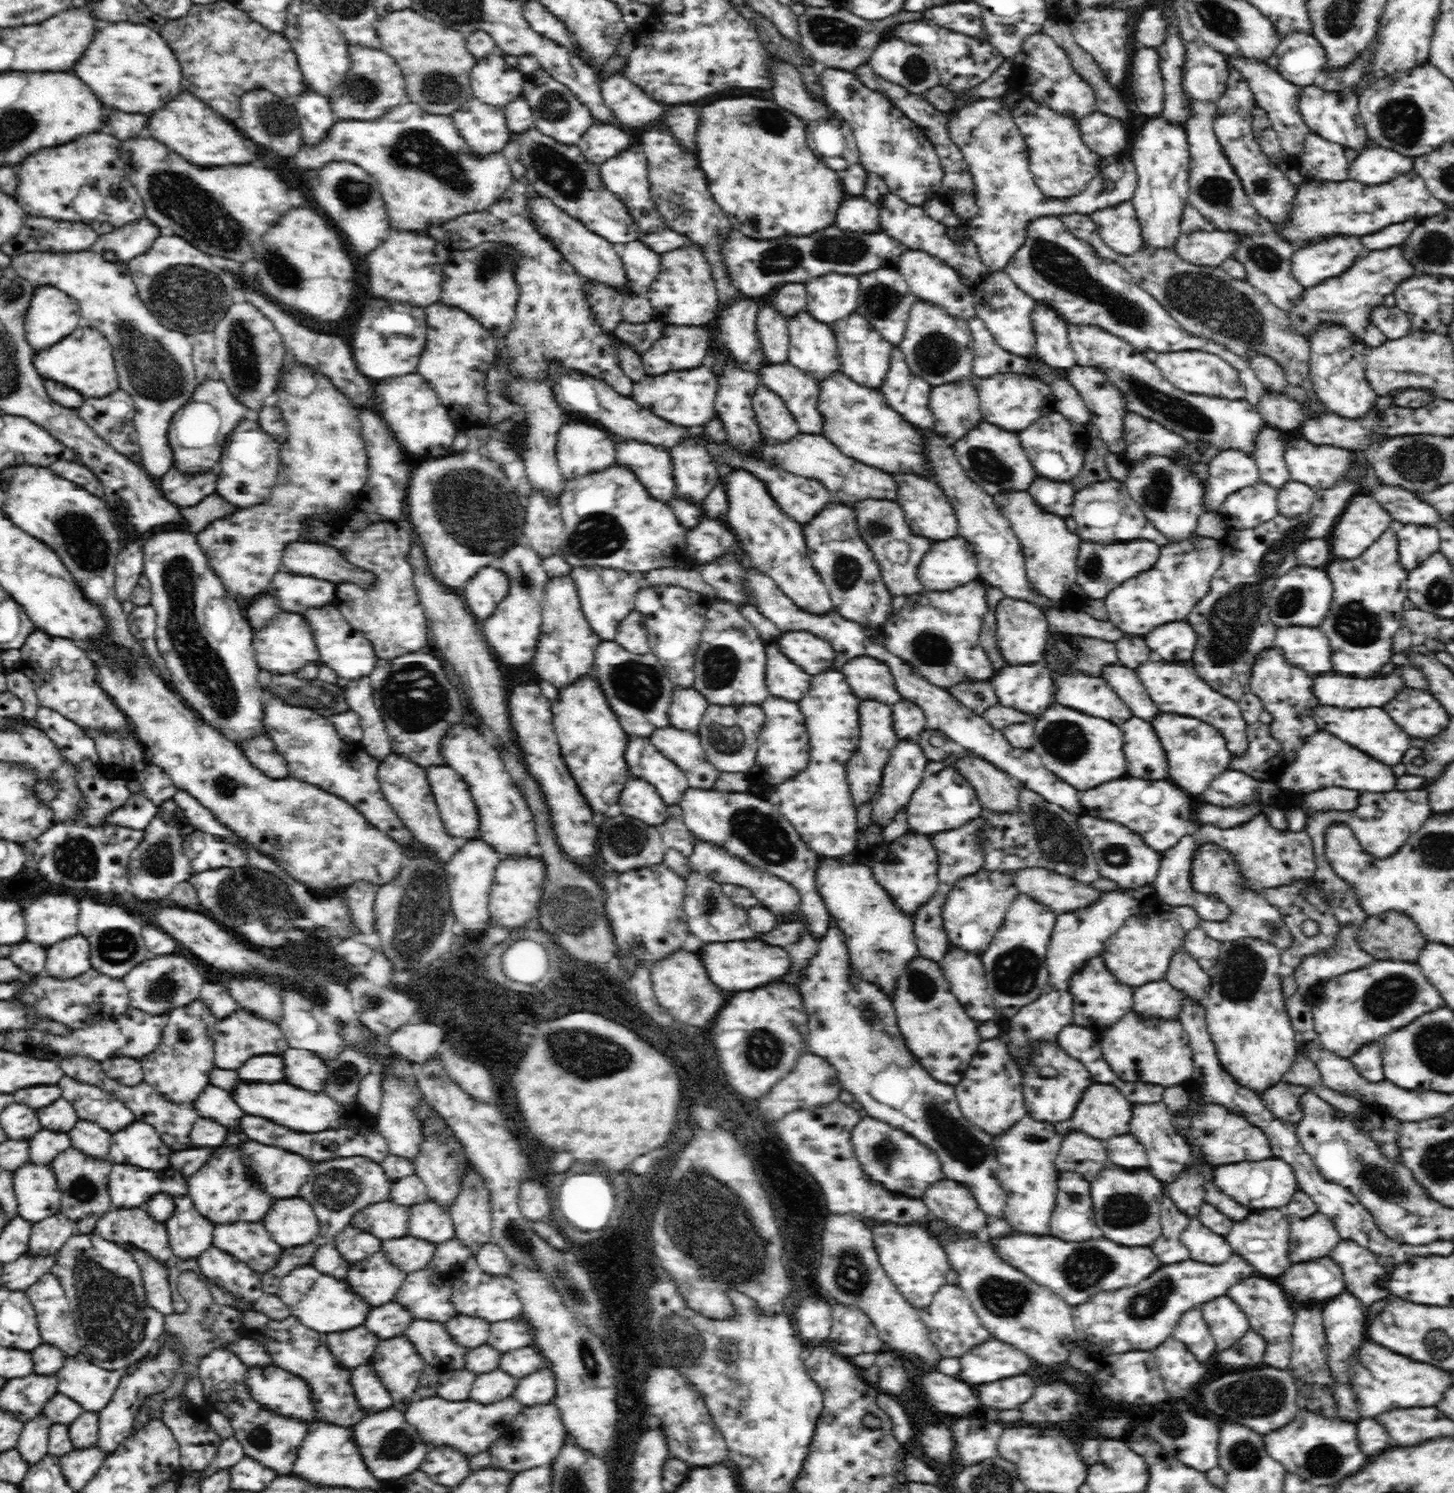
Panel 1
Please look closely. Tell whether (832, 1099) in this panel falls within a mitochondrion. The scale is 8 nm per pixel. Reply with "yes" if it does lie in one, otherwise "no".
no

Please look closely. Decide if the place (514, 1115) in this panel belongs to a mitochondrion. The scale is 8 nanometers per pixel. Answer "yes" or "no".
no

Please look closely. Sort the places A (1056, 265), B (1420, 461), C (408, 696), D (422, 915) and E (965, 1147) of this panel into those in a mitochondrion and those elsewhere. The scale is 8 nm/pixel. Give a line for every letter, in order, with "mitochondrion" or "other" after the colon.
A: mitochondrion
B: mitochondrion
C: mitochondrion
D: mitochondrion
E: mitochondrion

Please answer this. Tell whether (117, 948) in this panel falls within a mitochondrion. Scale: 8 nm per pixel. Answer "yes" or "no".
yes

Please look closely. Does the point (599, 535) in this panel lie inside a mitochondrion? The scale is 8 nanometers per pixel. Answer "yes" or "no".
yes

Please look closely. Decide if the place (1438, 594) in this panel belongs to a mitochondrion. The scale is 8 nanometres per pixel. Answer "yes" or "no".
yes

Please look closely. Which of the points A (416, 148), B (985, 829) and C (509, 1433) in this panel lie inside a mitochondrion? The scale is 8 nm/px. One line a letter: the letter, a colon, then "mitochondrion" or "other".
A: mitochondrion
B: other
C: other

